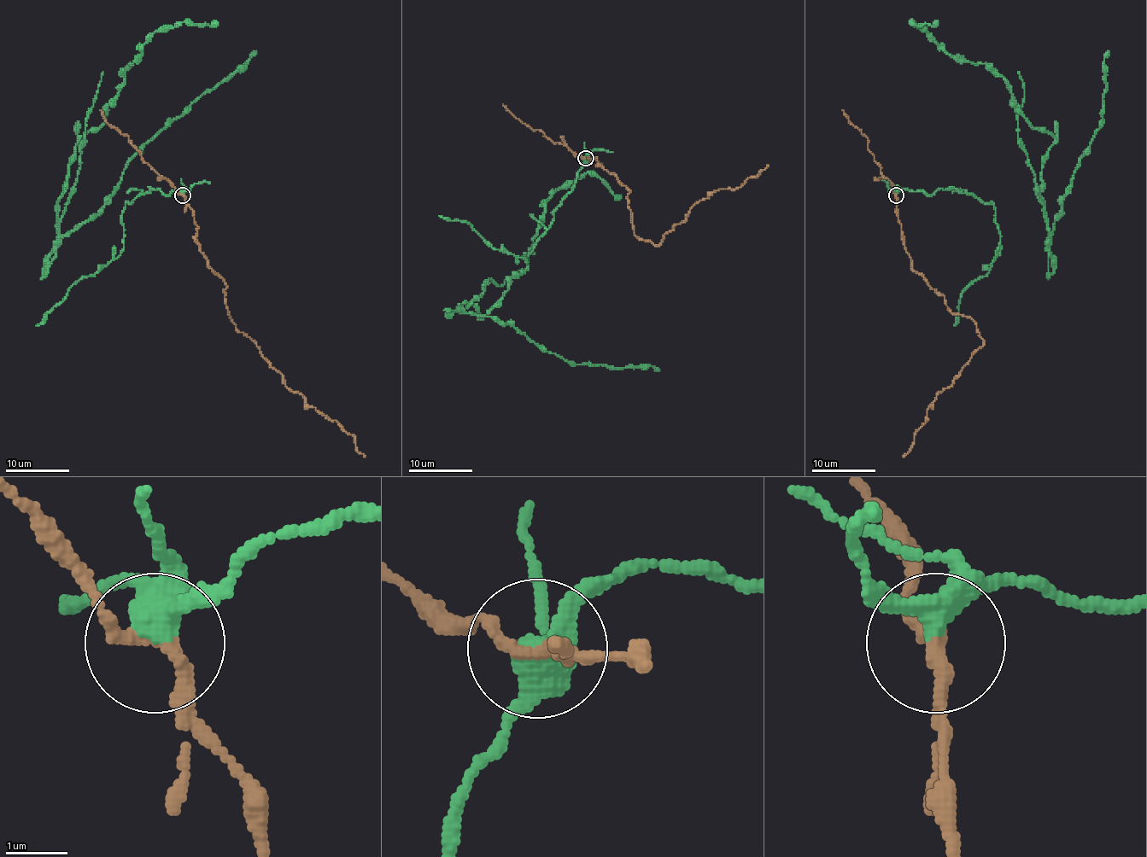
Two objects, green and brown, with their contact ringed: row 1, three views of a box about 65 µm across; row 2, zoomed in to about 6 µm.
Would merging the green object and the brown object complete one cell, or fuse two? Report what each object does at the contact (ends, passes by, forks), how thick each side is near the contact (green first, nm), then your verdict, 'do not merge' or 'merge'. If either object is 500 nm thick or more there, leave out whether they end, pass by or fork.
green forks; brown passes by; calibres 320 and 200 nm; do not merge

